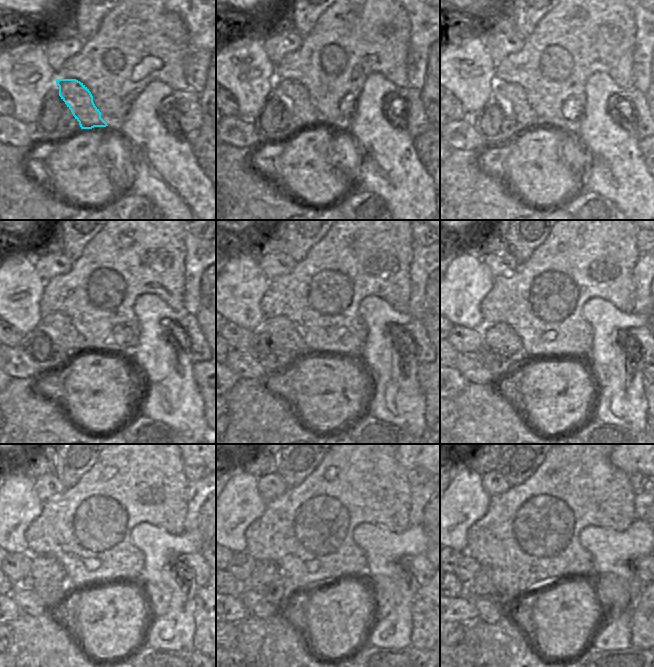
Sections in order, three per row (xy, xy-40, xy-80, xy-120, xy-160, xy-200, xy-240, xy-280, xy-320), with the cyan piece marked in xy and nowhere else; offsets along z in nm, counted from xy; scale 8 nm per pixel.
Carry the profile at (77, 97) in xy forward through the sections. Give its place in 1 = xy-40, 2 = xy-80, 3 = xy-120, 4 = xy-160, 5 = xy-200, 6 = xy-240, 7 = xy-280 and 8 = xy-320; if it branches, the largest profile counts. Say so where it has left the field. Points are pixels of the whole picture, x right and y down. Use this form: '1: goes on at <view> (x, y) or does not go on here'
1: goes on at xy-40 (295, 97)
2: goes on at xy-80 (526, 115)
3: goes on at xy-120 (63, 329)
4: goes on at xy-160 (283, 332)
5: goes on at xy-200 (500, 338)
6: goes on at xy-240 (45, 570)
7: goes on at xy-280 (267, 573)
8: goes on at xy-320 (482, 585)

